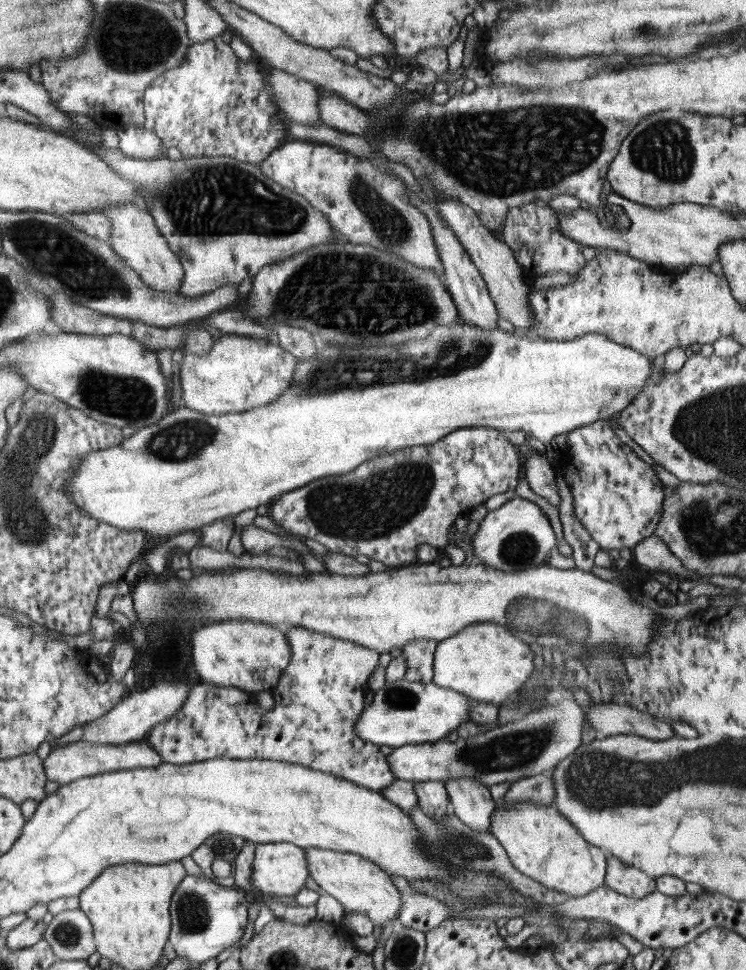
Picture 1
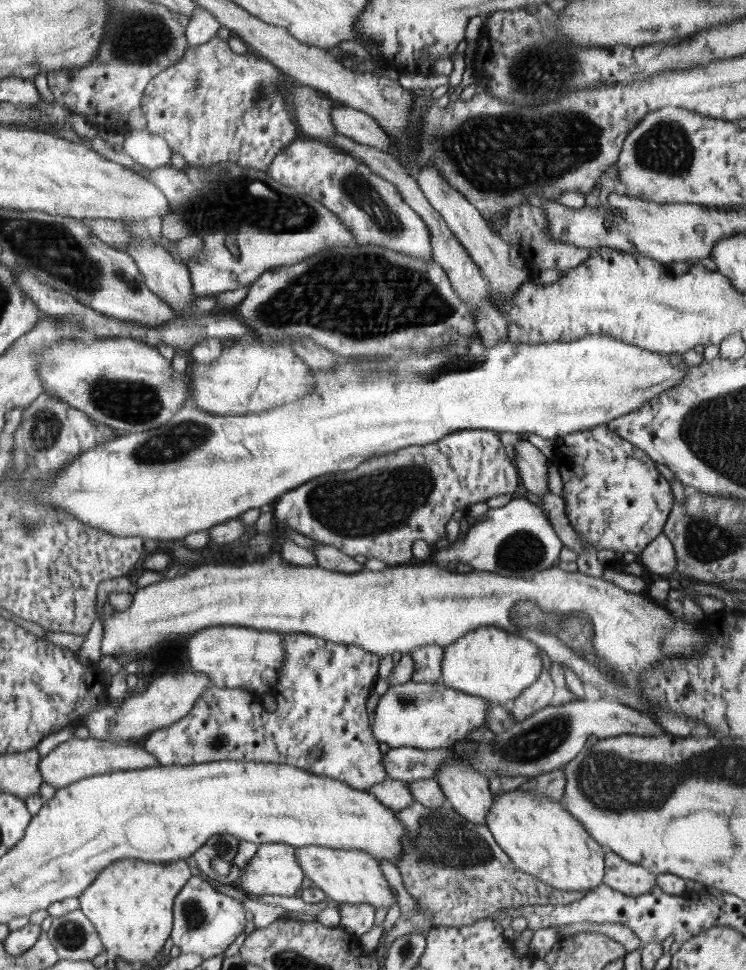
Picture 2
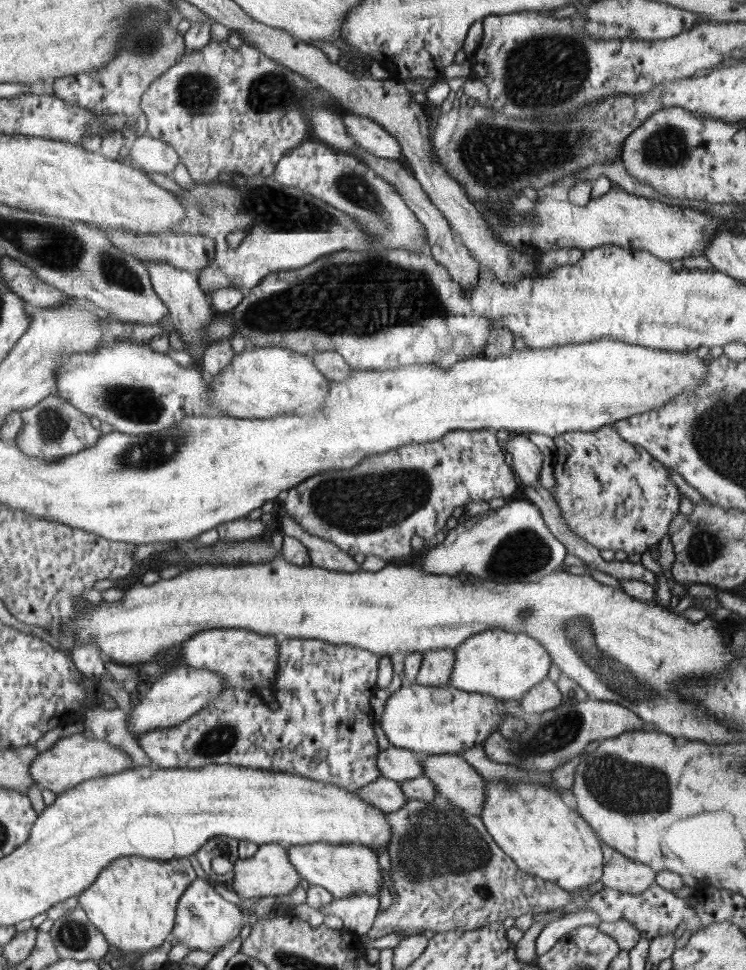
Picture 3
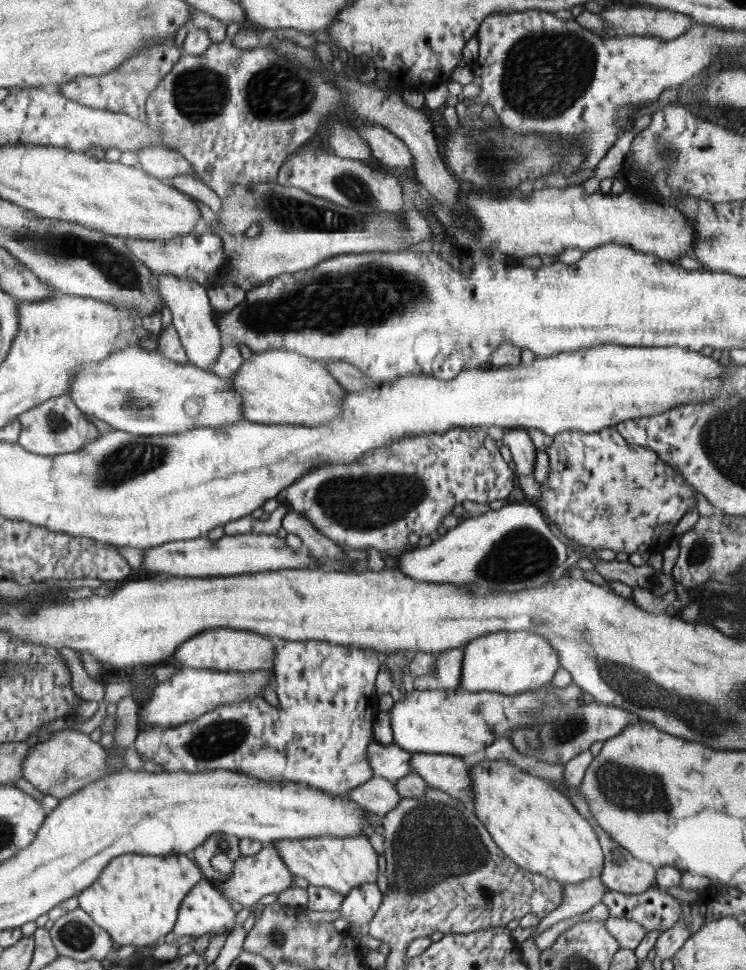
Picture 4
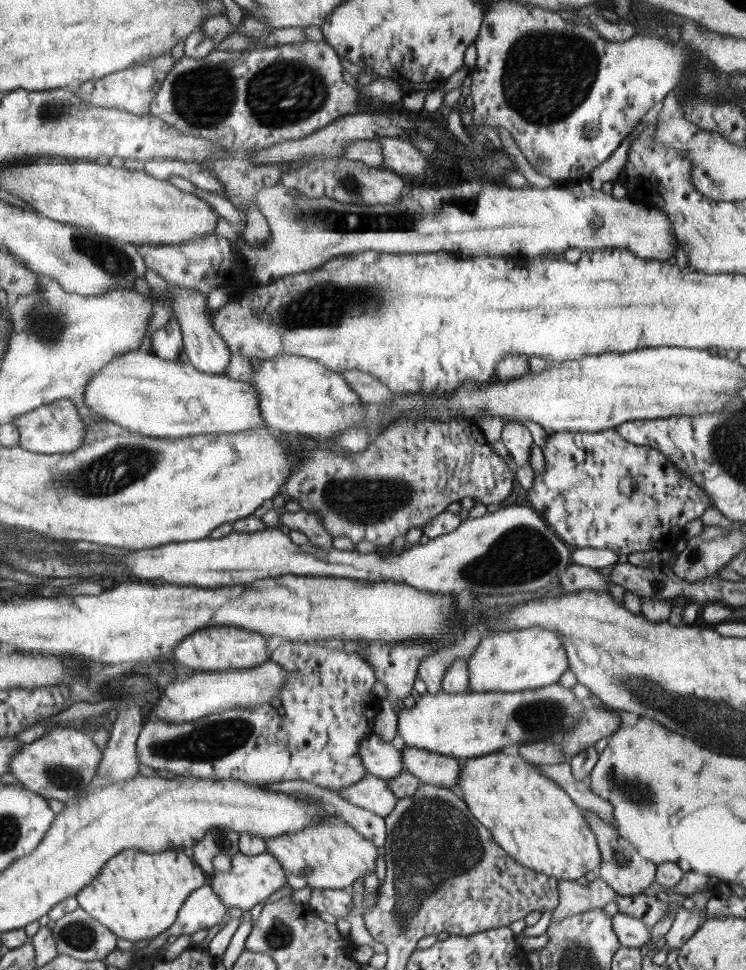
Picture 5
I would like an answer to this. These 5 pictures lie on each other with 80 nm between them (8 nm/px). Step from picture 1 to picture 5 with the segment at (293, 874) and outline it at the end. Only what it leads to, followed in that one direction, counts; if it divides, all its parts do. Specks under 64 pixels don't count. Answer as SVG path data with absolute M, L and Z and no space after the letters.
M268 852L257 856L245 856L237 853L231 857L232 868L228 872L215 872L209 885L223 900L228 909L238 908L244 911L250 911L257 904L263 904L269 901L271 897L278 896L279 893L286 892L287 872L282 869L282 865Z

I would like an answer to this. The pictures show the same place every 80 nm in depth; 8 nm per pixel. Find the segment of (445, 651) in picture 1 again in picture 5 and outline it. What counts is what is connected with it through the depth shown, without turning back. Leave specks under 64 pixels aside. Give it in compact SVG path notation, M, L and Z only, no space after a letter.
M536 627L484 634L467 665L470 691L515 693L558 683L571 664L561 635Z

